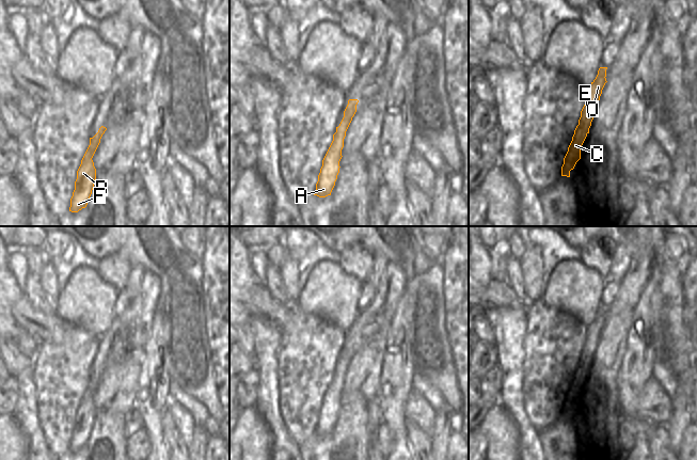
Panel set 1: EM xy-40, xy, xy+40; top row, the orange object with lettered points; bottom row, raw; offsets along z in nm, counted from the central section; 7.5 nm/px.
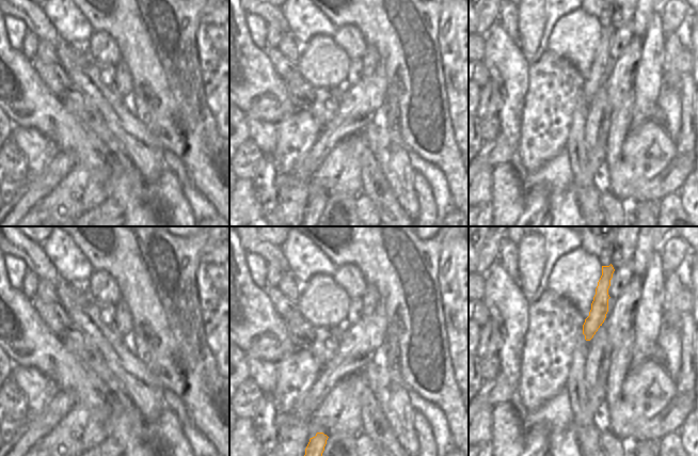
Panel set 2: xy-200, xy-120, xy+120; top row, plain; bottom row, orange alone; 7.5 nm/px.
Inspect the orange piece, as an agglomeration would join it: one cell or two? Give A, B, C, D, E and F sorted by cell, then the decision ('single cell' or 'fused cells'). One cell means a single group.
A B C D E F | single cell

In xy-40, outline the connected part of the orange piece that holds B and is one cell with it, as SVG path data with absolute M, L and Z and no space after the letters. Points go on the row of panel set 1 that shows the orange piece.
M101 126L98 132L90 138L90 145L81 160L81 164L77 171L77 179L75 181L75 190L70 199L69 211L78 212L82 208L85 208L88 201L92 194L94 188L94 181L96 179L96 169L92 160L102 134L107 130Z

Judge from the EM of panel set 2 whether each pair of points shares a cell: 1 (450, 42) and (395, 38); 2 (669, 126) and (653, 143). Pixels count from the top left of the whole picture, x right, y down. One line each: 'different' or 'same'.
1: different
2: different

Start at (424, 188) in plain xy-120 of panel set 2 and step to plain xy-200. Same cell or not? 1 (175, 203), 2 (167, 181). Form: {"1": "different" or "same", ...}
{"1": "same", "2": "same"}

